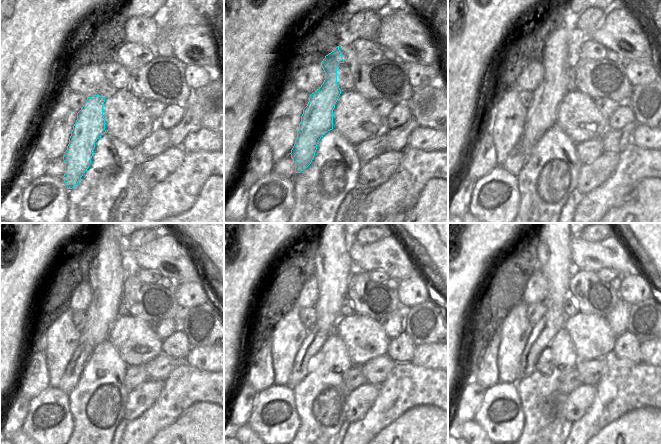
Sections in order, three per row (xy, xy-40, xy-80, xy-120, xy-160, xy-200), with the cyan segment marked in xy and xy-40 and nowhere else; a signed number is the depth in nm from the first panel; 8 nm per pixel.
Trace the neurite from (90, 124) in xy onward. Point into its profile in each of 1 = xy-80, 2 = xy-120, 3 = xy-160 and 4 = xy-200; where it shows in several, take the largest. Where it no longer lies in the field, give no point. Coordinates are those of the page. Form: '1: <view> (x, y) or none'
1: xy-80 (558, 54)
2: xy-120 (110, 267)
3: xy-160 (333, 266)
4: xy-200 (553, 243)

